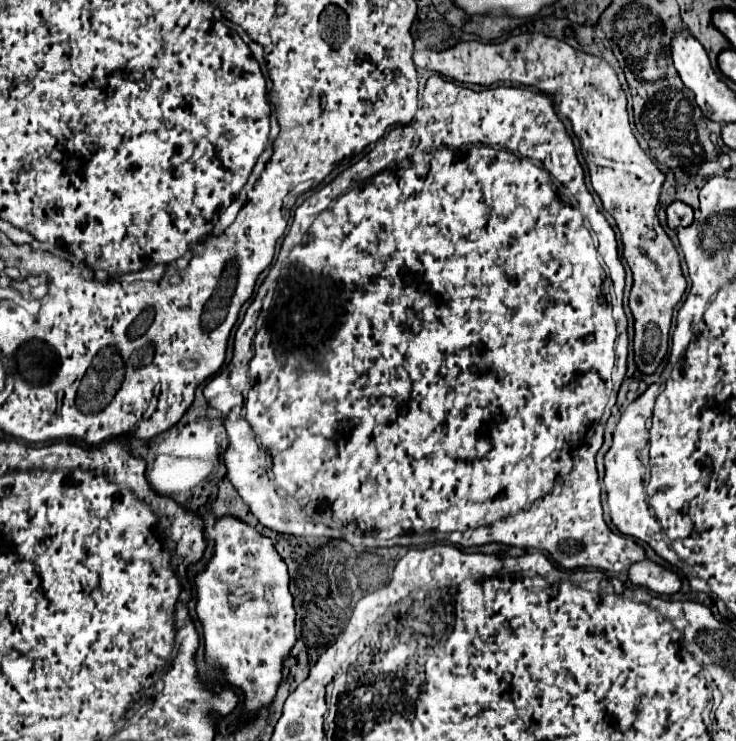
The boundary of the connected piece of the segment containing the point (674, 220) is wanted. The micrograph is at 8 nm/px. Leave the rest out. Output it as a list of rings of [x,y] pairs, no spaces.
[[[675,201],[667,207],[667,223],[671,229],[677,229],[677,227],[689,227],[693,221],[695,221],[695,211],[681,203],[681,201]]]

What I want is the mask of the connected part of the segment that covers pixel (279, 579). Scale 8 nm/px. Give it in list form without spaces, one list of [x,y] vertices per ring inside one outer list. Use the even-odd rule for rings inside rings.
[[[221,517],[213,527],[213,539],[215,555],[207,563],[207,569],[198,573],[194,580],[197,615],[205,635],[205,659],[209,663],[219,663],[225,669],[225,681],[245,691],[245,713],[259,713],[275,699],[281,683],[281,665],[295,643],[295,609],[289,593],[287,565],[275,553],[267,537],[235,517]]]

